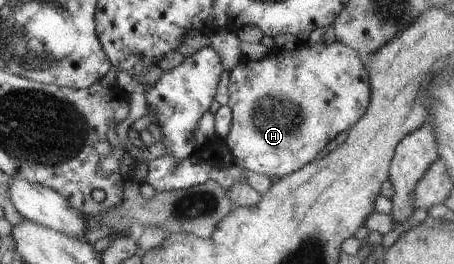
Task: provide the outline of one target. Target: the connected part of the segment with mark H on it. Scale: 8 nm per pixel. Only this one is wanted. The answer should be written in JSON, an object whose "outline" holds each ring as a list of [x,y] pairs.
{"outline":[[[337,41],[331,44],[299,42],[293,50],[269,50],[260,60],[241,57],[229,71],[227,87],[231,124],[224,138],[235,164],[268,179],[283,178],[314,159],[333,139],[349,130],[366,112],[369,87],[363,57]]]}

